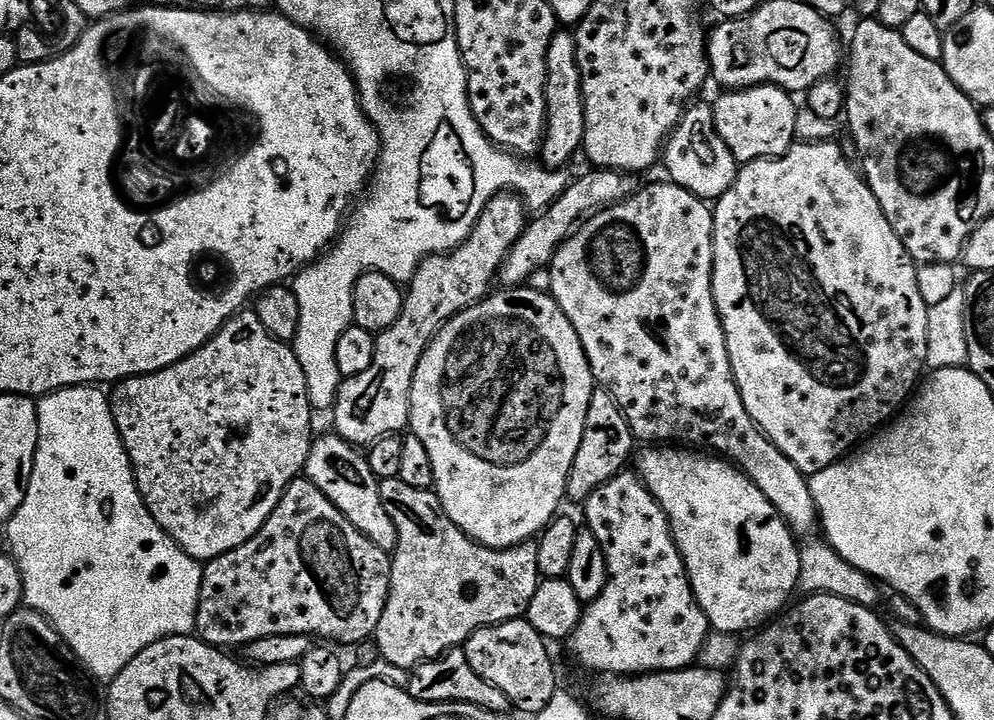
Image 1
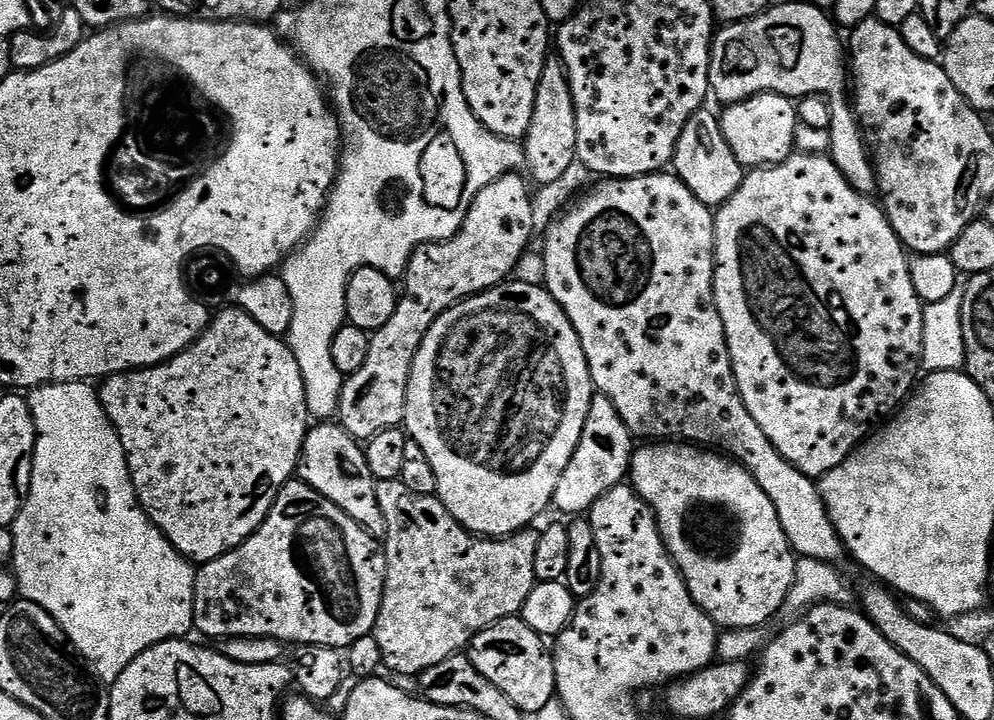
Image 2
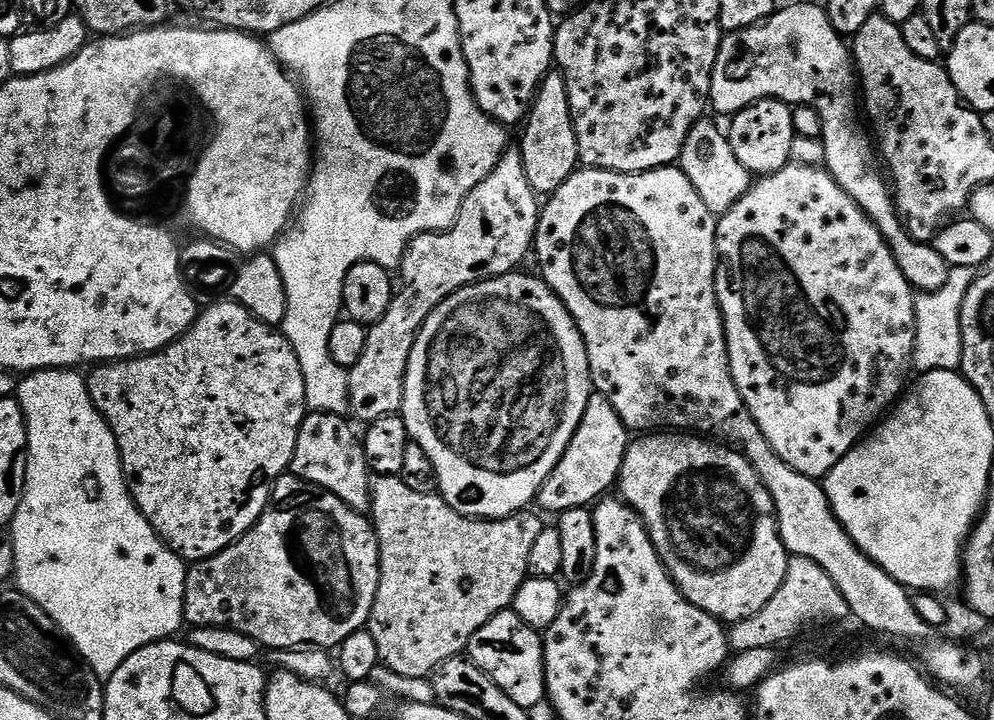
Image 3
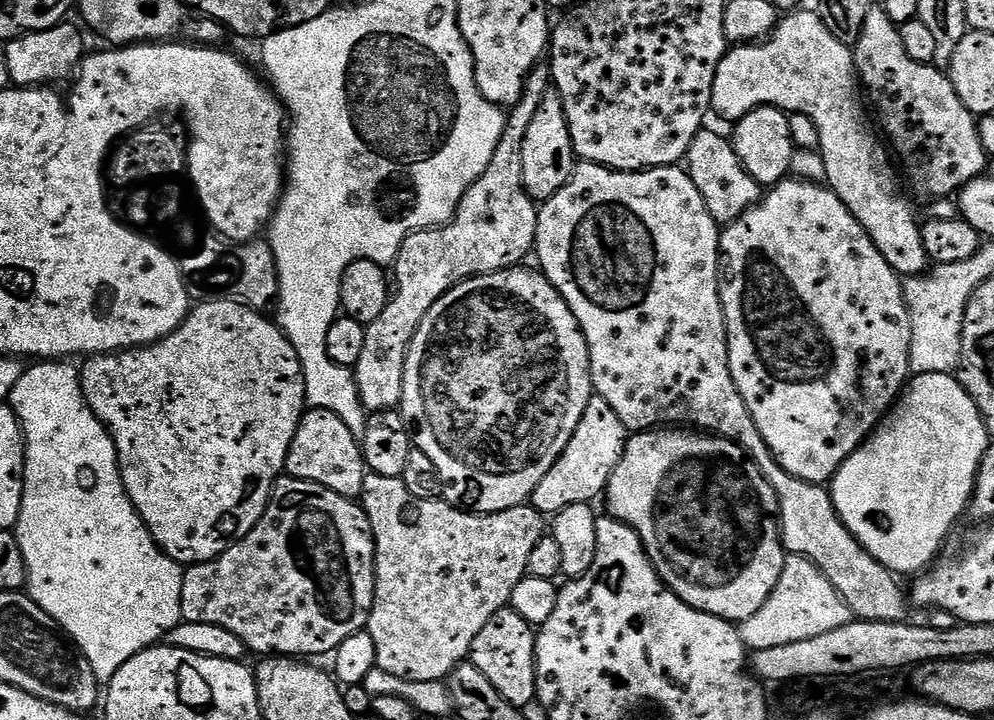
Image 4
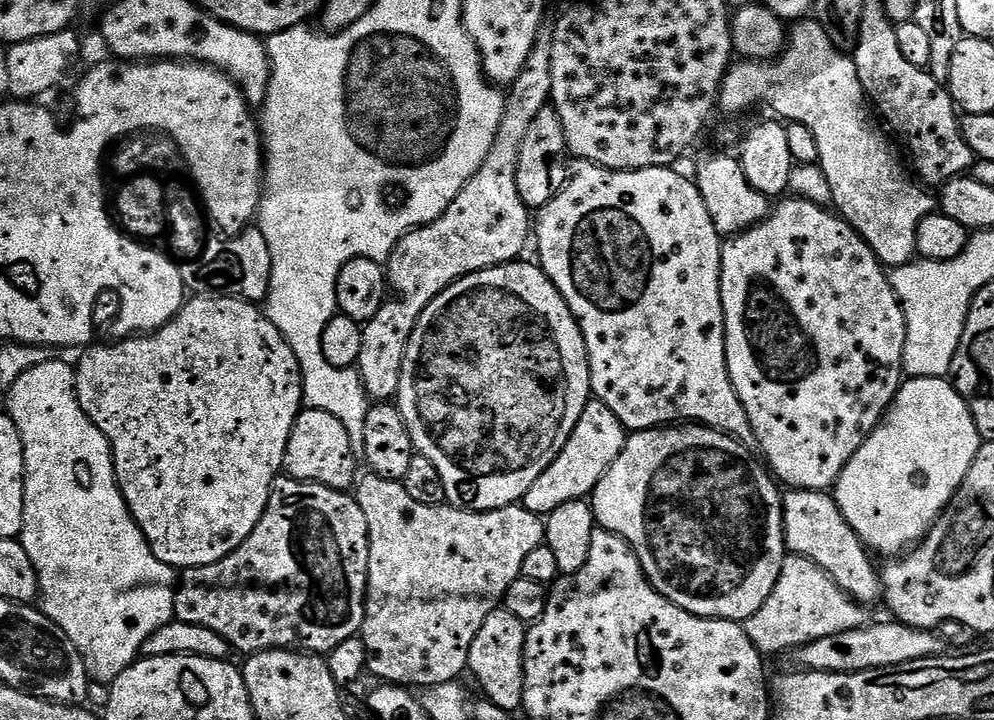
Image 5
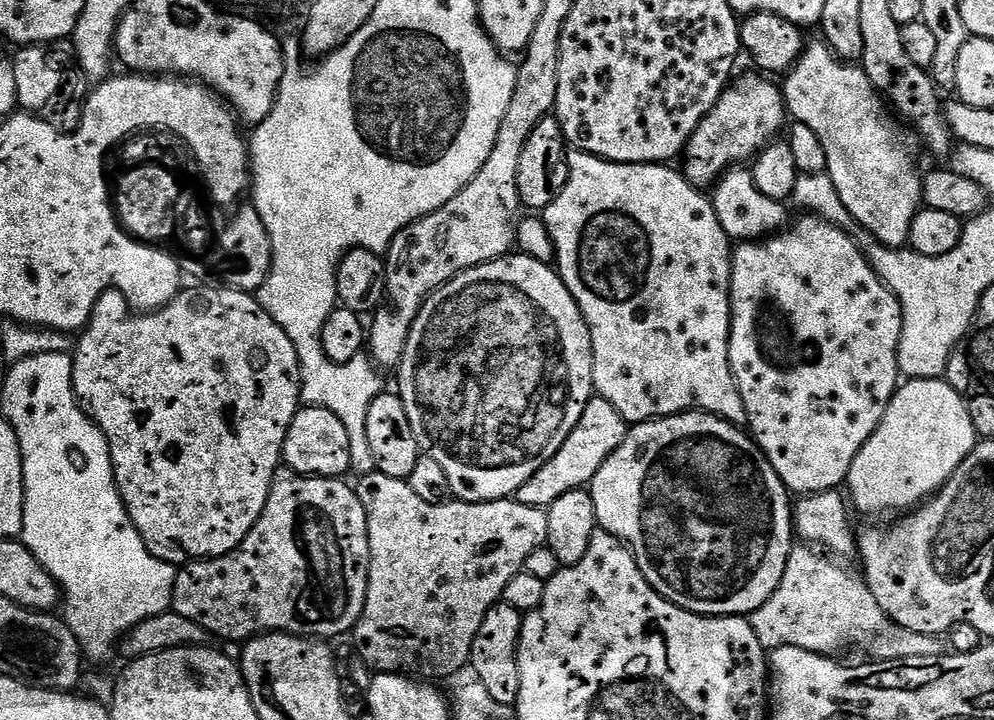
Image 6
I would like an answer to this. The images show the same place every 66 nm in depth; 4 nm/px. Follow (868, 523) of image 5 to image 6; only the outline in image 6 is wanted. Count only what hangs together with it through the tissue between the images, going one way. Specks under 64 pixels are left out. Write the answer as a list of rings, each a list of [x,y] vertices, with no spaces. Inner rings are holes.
[[[909,379],[897,387],[890,406],[886,406],[886,414],[878,430],[874,430],[866,446],[858,450],[858,458],[854,458],[846,481],[846,489],[848,488],[849,492],[847,495],[850,500],[852,495],[851,503],[854,508],[856,503],[857,510],[868,516],[880,516],[883,512],[907,513],[935,496],[955,474],[958,466],[962,466],[962,462],[971,454],[977,443],[976,423],[972,421],[967,399],[959,396],[947,379]]]

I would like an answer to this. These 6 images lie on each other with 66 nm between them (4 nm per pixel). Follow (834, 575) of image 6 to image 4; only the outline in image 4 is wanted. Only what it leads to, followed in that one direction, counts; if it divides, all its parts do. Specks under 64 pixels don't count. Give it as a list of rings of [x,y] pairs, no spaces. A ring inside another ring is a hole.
[[[785,555],[784,569],[778,578],[778,586],[766,598],[762,610],[758,614],[750,614],[750,618],[739,621],[738,627],[744,647],[757,652],[758,650],[770,650],[770,646],[786,646],[786,642],[806,642],[806,638],[818,638],[818,634],[827,634],[830,630],[838,630],[838,626],[846,626],[854,619],[848,603],[841,598],[838,590],[818,570],[818,566],[811,564],[805,556]]]

